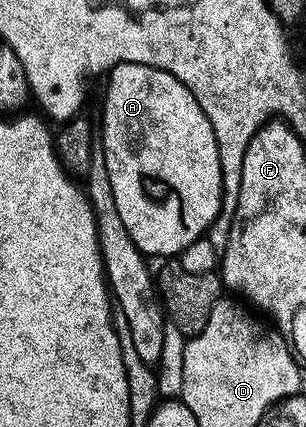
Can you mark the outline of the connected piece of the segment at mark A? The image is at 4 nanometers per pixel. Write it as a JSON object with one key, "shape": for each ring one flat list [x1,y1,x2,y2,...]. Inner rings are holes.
{"shape":[[123,61,122,64,115,65,107,74,107,77,108,90,104,93,104,145,102,141,102,154,106,159,106,169,109,172,110,185,113,188,118,214,122,217,122,223,125,224,130,239,137,245,141,253,152,259,153,257,164,257,160,259,175,258,183,249,190,247,190,243,201,240,211,230,212,224,215,223,216,216,222,208,224,173,220,169,220,148,216,145,214,127,210,123,210,119,203,113,198,101,194,99,191,91,178,78,167,73,165,69,155,69,142,63]]}

